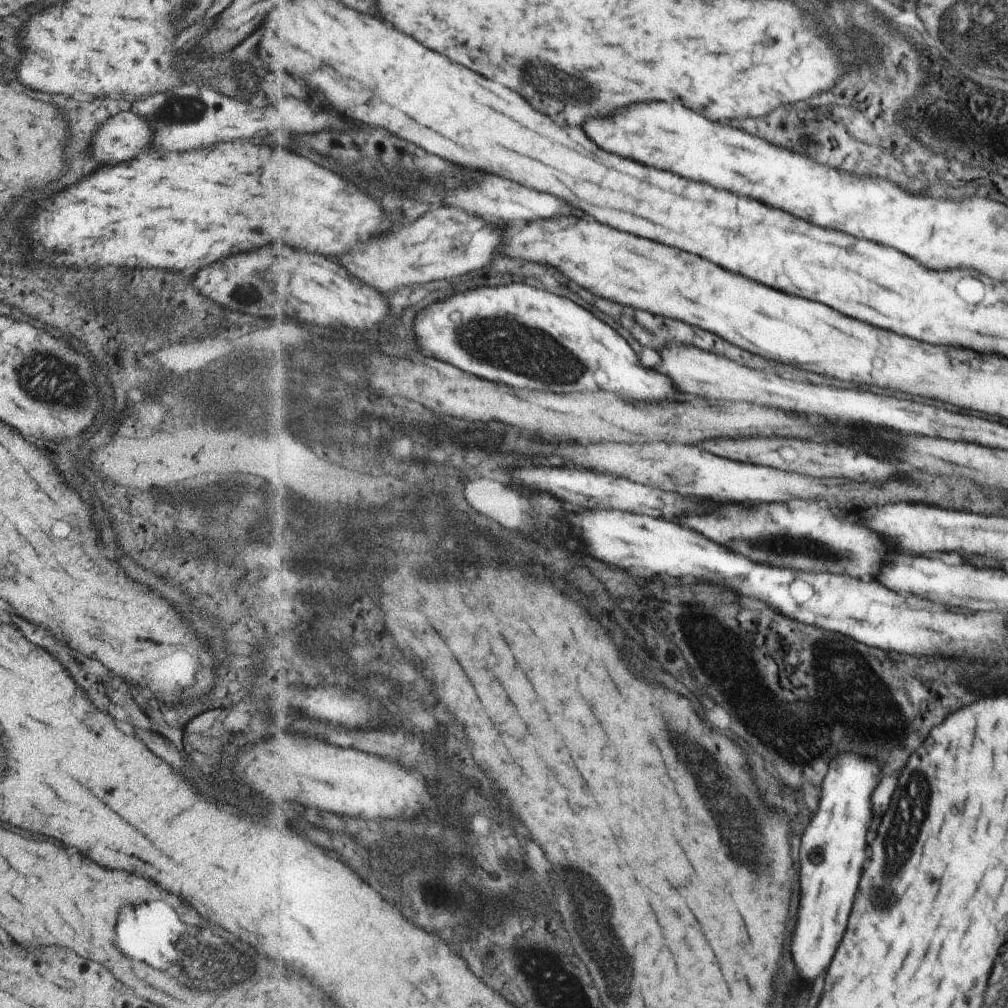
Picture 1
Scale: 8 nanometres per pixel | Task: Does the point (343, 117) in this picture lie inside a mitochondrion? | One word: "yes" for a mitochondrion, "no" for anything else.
no

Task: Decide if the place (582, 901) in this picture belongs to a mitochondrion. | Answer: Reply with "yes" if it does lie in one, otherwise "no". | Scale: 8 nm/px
yes

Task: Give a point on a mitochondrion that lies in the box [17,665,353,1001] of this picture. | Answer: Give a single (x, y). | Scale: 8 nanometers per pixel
(238, 973)

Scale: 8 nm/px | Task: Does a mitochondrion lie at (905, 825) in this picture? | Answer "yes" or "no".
yes

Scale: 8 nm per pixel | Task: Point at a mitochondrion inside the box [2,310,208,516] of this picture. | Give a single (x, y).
(56, 382)

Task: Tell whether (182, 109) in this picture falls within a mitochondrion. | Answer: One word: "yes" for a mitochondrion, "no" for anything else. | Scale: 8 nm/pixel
yes

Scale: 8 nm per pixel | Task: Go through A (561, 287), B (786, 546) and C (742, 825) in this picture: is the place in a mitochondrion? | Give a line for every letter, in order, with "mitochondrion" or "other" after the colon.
A: other
B: mitochondrion
C: mitochondrion

